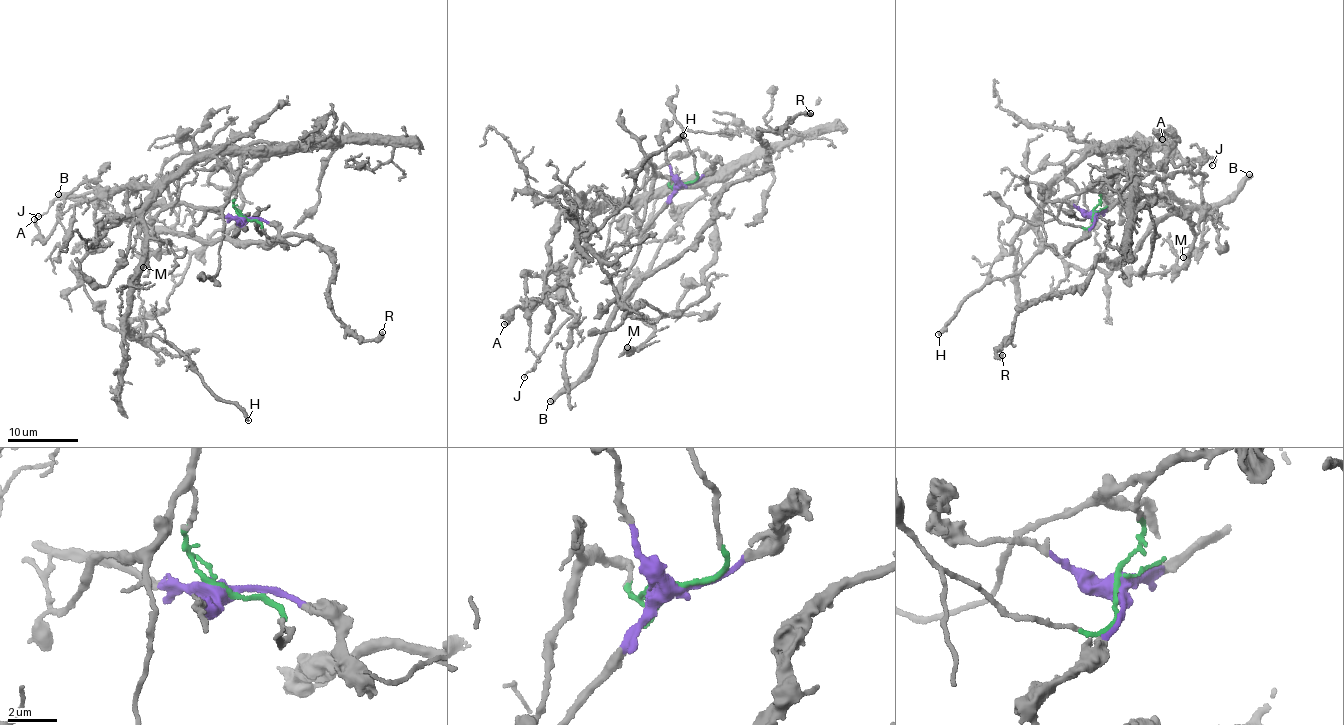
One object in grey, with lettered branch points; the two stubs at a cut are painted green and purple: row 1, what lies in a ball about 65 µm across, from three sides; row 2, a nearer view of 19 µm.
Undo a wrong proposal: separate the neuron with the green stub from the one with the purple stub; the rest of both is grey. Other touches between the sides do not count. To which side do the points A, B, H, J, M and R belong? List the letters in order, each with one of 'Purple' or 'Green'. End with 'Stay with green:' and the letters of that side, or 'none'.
A: Green
B: Purple
H: Green
J: Green
M: Green
R: Purple
Stay with green: A, H, J, M

